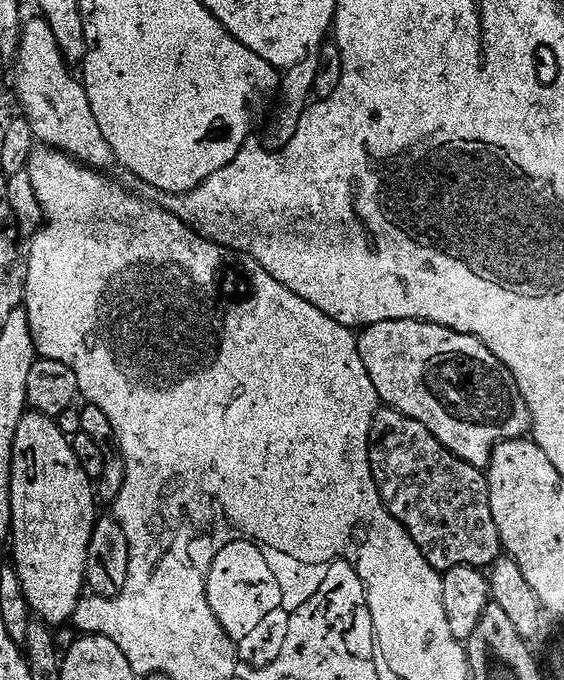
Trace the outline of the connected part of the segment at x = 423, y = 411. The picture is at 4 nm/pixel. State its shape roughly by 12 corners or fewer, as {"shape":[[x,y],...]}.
{"shape":[[425,320],[359,333],[387,407],[487,469],[531,433],[508,367]]}

